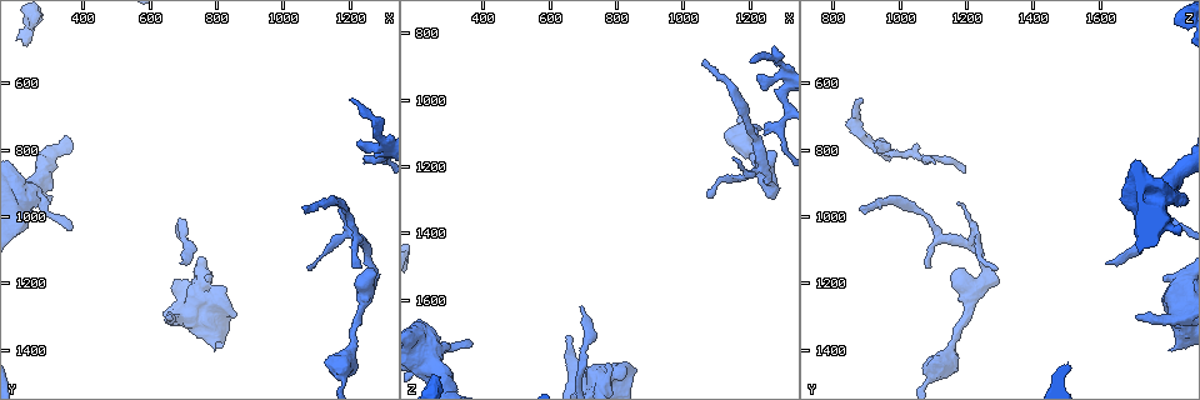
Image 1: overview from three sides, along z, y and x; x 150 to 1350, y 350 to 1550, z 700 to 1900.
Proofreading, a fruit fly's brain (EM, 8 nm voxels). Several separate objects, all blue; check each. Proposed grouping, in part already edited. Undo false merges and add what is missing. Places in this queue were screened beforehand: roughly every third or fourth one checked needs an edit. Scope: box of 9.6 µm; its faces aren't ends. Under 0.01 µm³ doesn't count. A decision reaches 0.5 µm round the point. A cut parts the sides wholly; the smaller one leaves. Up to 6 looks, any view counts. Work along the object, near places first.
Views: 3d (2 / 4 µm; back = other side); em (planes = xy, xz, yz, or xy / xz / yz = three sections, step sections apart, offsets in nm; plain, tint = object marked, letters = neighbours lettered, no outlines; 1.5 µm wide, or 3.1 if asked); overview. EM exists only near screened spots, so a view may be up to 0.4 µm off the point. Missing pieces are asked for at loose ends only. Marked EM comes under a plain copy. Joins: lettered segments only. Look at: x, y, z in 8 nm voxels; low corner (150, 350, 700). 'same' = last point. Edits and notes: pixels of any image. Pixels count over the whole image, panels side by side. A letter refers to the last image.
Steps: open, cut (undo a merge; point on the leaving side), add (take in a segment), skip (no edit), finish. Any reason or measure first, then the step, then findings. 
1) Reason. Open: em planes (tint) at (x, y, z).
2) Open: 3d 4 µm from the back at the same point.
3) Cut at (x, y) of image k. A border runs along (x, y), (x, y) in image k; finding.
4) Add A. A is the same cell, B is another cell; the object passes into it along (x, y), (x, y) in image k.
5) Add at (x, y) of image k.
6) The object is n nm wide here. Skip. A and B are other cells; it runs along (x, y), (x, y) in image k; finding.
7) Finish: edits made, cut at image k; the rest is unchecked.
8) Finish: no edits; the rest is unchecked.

Sharp bend. Open: em xy step 8 (tint) at (700, 1020, 1820).

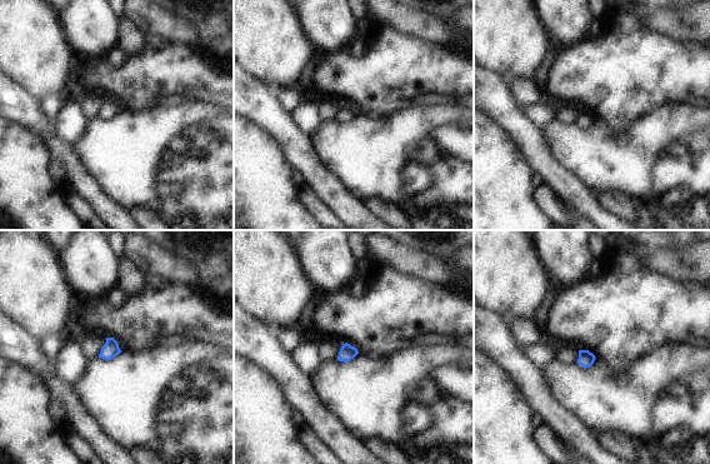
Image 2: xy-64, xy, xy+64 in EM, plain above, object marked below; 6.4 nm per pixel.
Another direction. Open: em planes (letters) at the same point.

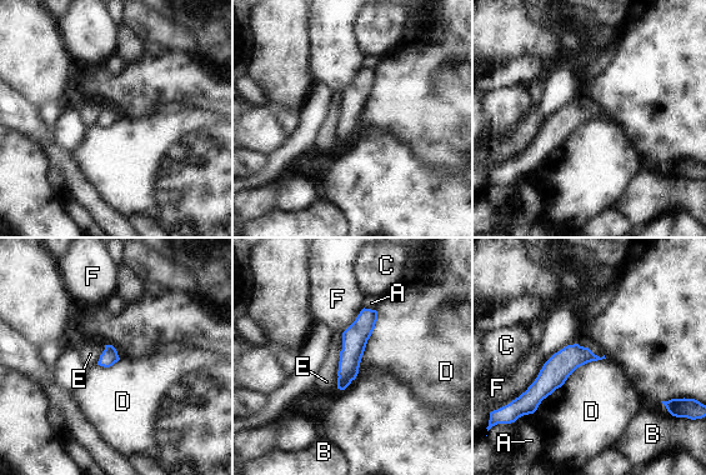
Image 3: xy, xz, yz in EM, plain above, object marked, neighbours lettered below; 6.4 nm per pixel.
Skip. A, B, C, D, E and F are other cells; a border runs along (605, 358), (580, 365), (532, 413) in image 3; continuous, no second neuron.

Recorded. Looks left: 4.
Thick end. Open: 3d 2 µm at (800, 1400, 1820).

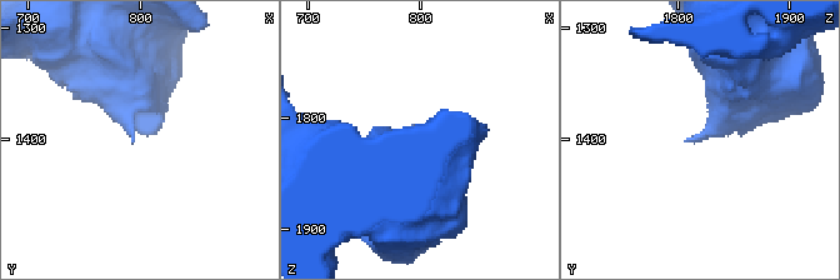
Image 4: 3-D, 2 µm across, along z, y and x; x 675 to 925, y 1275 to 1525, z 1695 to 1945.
Open: em xy step 8 (letters) at (794, 1404, 1816).

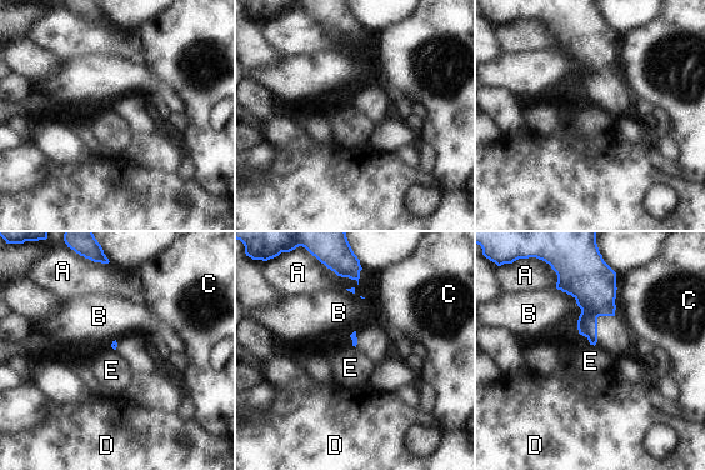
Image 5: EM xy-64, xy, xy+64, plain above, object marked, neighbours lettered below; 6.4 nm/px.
Skip. A, B, C, D and E are other cells; a border runs along (590, 344), (594, 346) in image 5; none of them fits.

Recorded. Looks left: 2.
Branch stops here. Open: 3d 4 µm from the back at (1230, 780, 930).

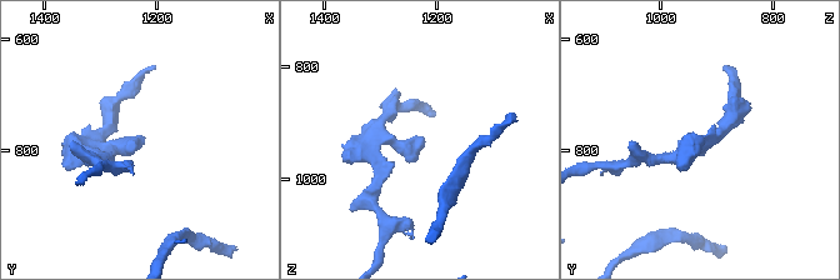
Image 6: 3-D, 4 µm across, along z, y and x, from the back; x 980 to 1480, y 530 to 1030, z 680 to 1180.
Need the tissue. Open: em planes (letters) at (1230, 770, 930).

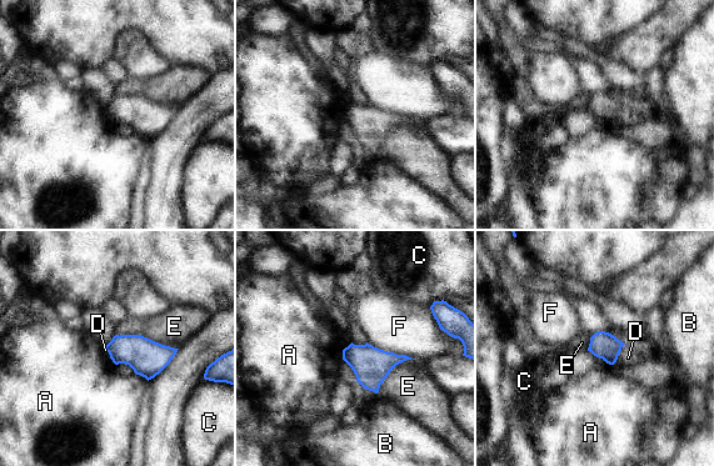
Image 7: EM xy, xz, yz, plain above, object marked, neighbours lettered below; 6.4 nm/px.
Skip. A, B, C, D, E and F are other cells; a border runs along (115, 334), (143, 335), (178, 349) in image 7; none of them fits.

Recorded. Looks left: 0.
Finish: no edits; the rest is unchecked.

